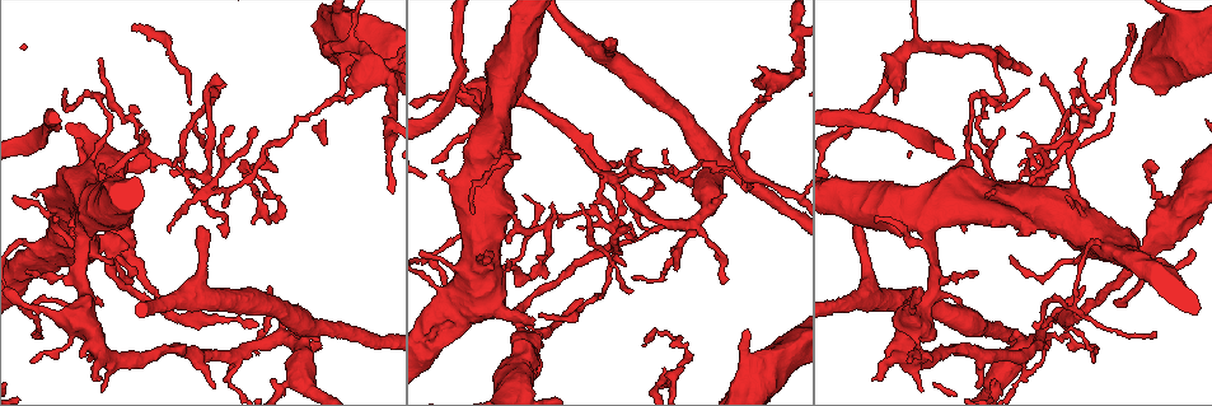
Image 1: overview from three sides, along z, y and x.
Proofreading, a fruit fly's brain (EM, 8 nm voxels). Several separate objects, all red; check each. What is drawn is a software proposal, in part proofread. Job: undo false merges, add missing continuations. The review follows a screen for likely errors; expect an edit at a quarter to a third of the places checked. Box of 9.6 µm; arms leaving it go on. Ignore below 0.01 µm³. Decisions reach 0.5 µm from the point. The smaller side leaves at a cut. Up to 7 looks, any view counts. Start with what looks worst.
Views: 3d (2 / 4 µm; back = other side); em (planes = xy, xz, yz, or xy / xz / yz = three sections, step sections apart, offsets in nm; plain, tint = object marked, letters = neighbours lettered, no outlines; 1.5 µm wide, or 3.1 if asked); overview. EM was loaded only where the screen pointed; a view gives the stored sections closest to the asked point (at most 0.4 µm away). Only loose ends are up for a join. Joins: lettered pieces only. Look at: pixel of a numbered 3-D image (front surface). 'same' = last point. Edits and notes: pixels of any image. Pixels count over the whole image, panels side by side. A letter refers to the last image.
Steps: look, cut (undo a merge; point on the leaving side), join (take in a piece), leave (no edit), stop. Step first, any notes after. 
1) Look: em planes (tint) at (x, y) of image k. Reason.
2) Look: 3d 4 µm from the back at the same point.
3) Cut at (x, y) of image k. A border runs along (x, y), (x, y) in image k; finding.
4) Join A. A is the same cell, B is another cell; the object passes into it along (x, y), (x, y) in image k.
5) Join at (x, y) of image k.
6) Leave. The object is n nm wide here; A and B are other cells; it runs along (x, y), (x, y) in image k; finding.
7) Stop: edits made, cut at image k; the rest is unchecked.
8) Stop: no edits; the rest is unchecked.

Look: em yz step 8 (plain) at (607, 46) of image 1. Free end.

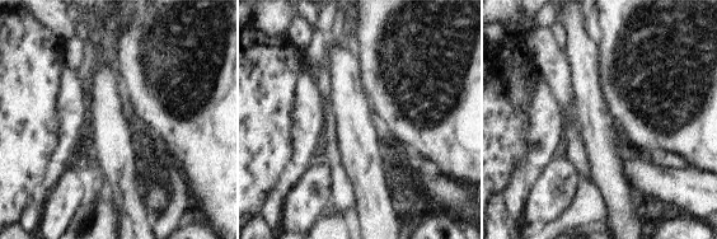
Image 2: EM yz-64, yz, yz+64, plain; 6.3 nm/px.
Look: em yz step 8 (letters) at the same point.

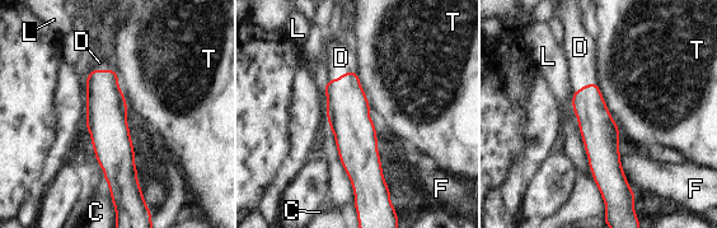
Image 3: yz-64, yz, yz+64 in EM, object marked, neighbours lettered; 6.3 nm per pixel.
Join at (341, 57) of image 3. D is the same cell, C, F, L and T are other cells; the object passes into it along (347, 108), (341, 77), (341, 57) in image 3; the cell continues.

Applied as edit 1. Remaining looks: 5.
Look: overview. See it whole again.

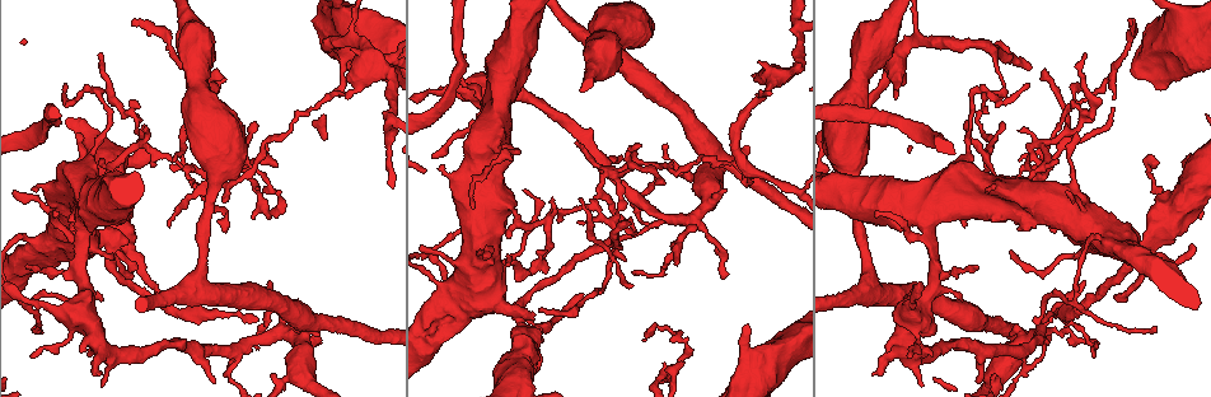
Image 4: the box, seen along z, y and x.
Look: 3d 4 µm at (688, 222) of image 4. Thick turns thin.

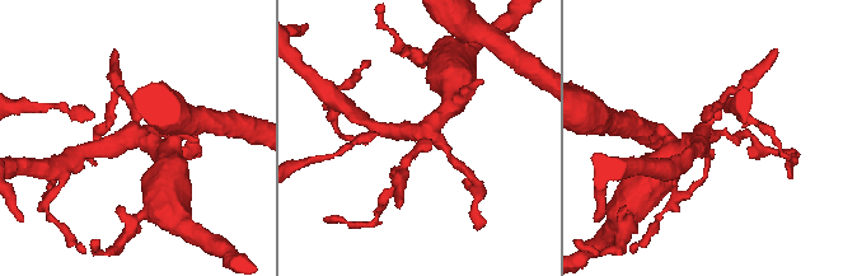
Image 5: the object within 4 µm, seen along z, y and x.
Look: em yz step 4 (tint) at (700, 135) of image 5. Need the tissue.

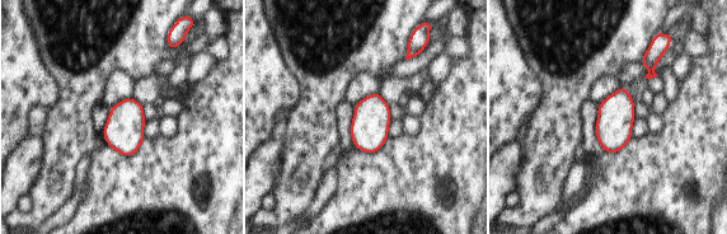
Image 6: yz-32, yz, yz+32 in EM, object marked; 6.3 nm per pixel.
Look: em yz step 4 (letters) at the same point. What lies round it.

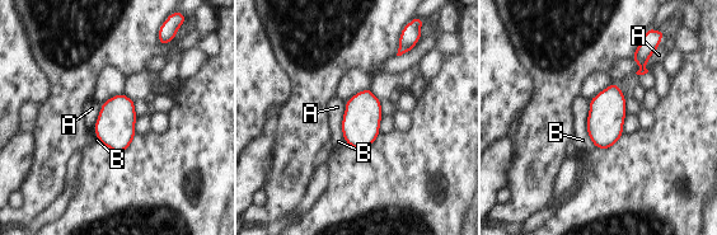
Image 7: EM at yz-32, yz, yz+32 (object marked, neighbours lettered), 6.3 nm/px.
Leave. A and B are other cells; 4 arms meet here; continuous, no second cell.

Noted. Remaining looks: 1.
Look: em planes (letters) at (604, 164) of image 4.

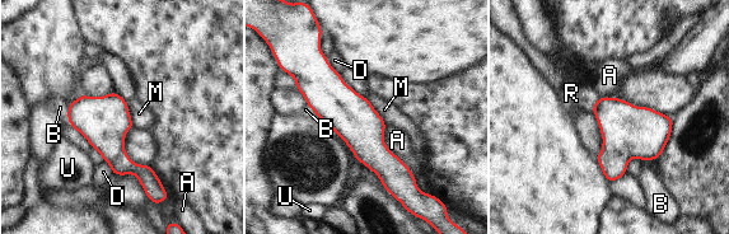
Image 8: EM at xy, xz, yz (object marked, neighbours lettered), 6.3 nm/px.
Leave. A, B, D, M, R and U are other cells; it runs along (325, 74), (328, 94), (409, 196) in image 8; continuous, no second cell.

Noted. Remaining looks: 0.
Stop: edits made, join at image 3; the rest is unchecked.

